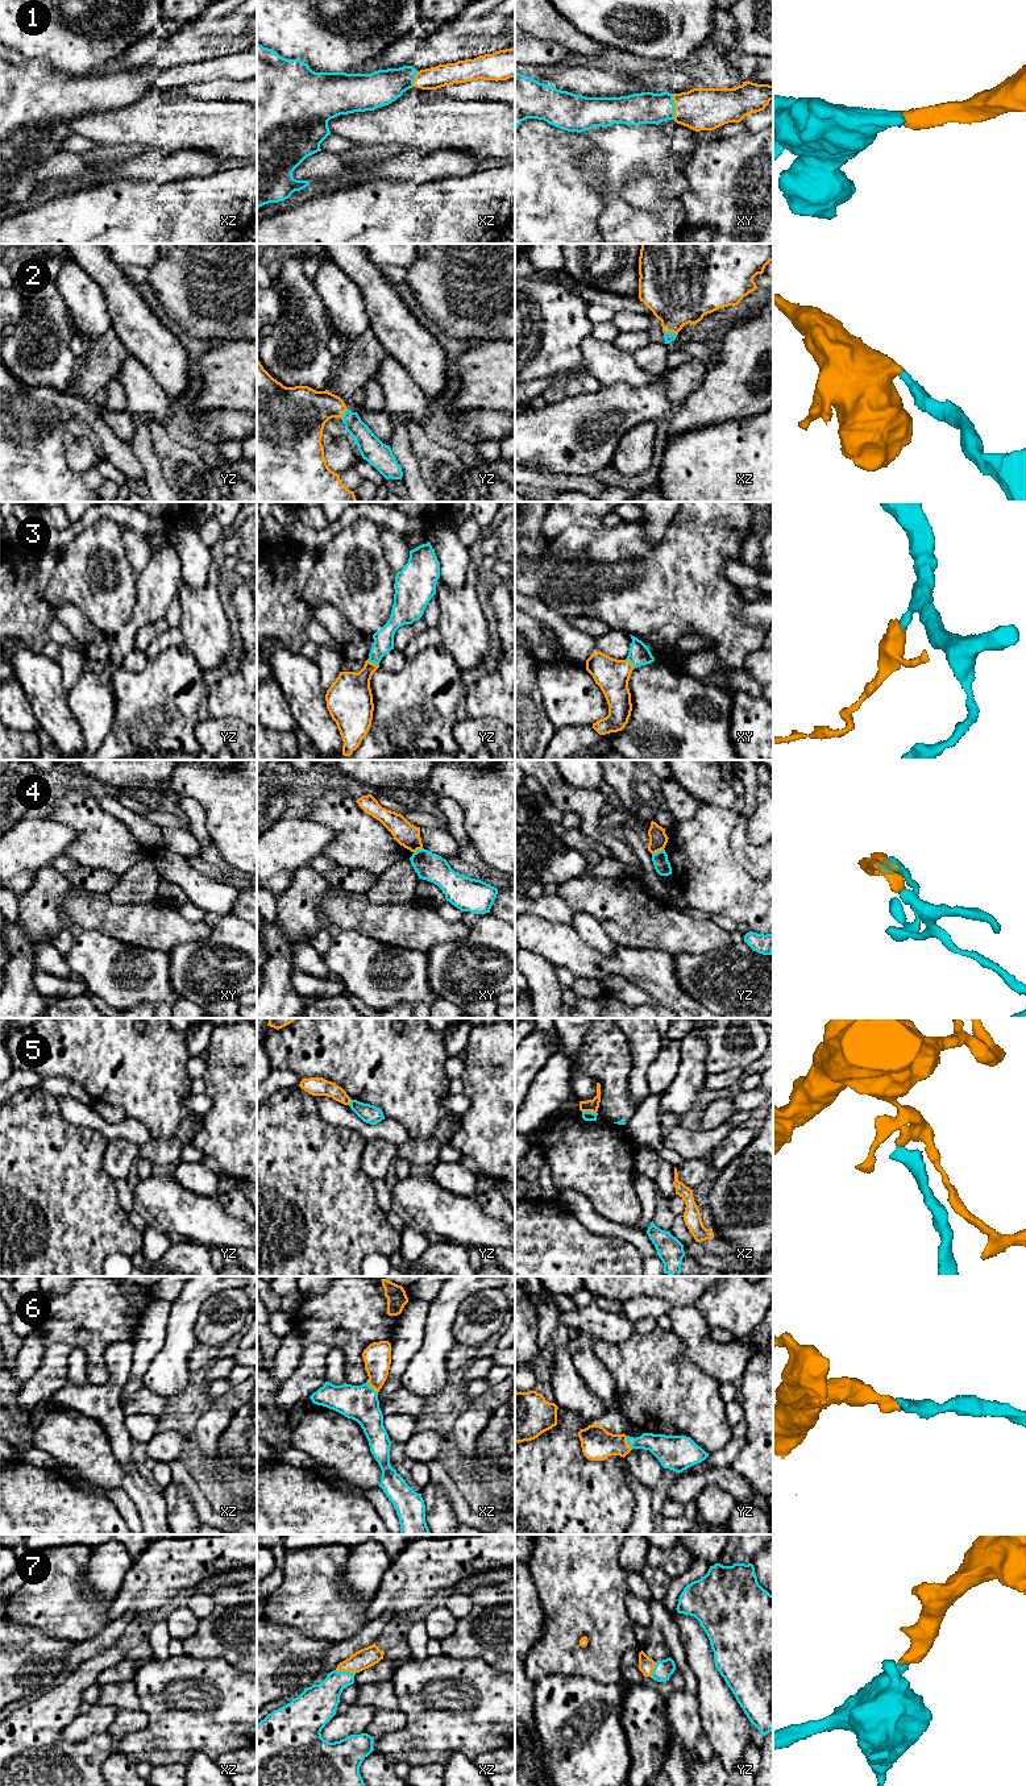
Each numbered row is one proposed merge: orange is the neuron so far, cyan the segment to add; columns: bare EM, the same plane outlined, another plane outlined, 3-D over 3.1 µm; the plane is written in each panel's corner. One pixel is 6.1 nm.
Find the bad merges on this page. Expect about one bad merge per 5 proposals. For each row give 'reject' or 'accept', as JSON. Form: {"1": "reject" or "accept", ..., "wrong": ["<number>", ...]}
{"1": "accept", "2": "accept", "3": "reject", "4": "reject", "5": "reject", "6": "accept", "7": "accept", "wrong": ["3", "4", "5"]}

